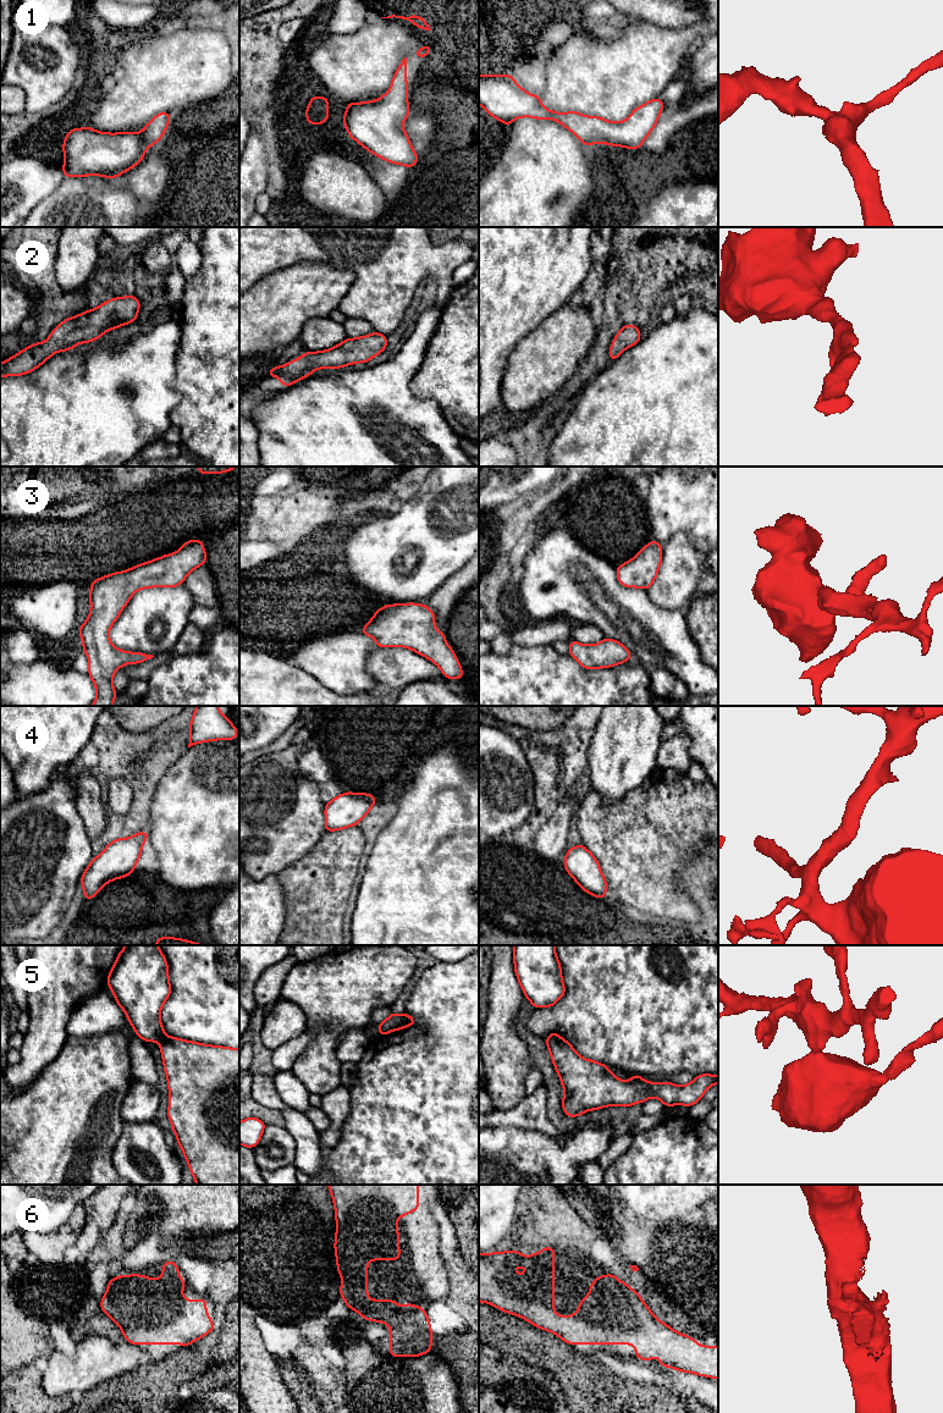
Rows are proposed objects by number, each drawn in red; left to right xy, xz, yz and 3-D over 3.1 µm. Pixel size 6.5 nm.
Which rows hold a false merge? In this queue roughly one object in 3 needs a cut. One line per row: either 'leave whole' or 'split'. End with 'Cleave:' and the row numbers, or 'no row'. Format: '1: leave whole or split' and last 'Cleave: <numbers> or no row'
1: leave whole
2: leave whole
3: leave whole
4: leave whole
5: split
6: leave whole
Cleave: 5

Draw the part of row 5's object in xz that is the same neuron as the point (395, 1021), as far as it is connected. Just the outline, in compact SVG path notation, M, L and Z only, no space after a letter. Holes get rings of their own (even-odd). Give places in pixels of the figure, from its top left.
M392 1012L385 1021L379 1023L377 1032L380 1036L386 1036L391 1031L403 1030L404 1026L404 1015Z

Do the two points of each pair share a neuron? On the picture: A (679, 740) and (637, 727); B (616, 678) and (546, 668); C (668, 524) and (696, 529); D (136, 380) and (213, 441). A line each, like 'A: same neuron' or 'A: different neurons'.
A: different neurons
B: same neuron
C: same neuron
D: different neurons

